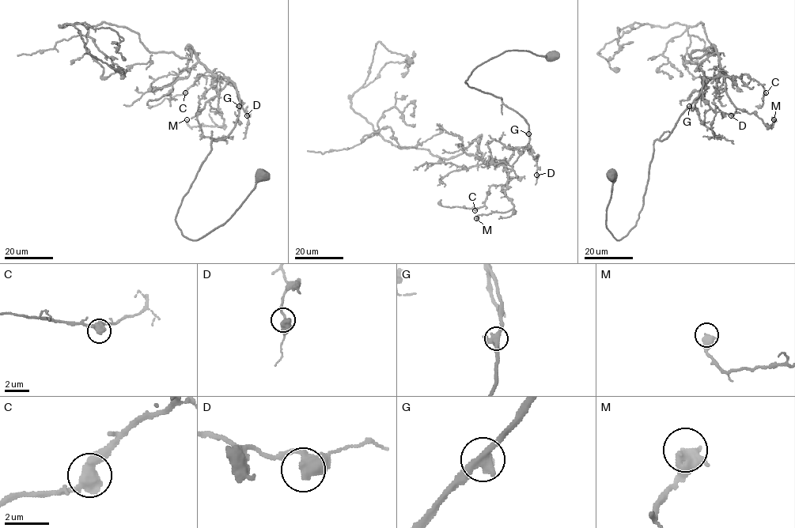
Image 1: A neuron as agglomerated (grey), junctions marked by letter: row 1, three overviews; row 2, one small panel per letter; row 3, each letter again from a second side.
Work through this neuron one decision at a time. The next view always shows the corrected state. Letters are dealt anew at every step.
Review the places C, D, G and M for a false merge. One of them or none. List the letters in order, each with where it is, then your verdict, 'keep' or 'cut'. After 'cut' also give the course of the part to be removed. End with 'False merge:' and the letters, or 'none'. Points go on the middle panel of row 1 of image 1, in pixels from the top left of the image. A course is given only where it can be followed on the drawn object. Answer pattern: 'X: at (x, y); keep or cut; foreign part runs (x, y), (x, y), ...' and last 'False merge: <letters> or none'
C: at (475, 210); keep
D: at (536, 175); keep
G: at (528, 133); keep
M: at (476, 218); keep
False merge: none

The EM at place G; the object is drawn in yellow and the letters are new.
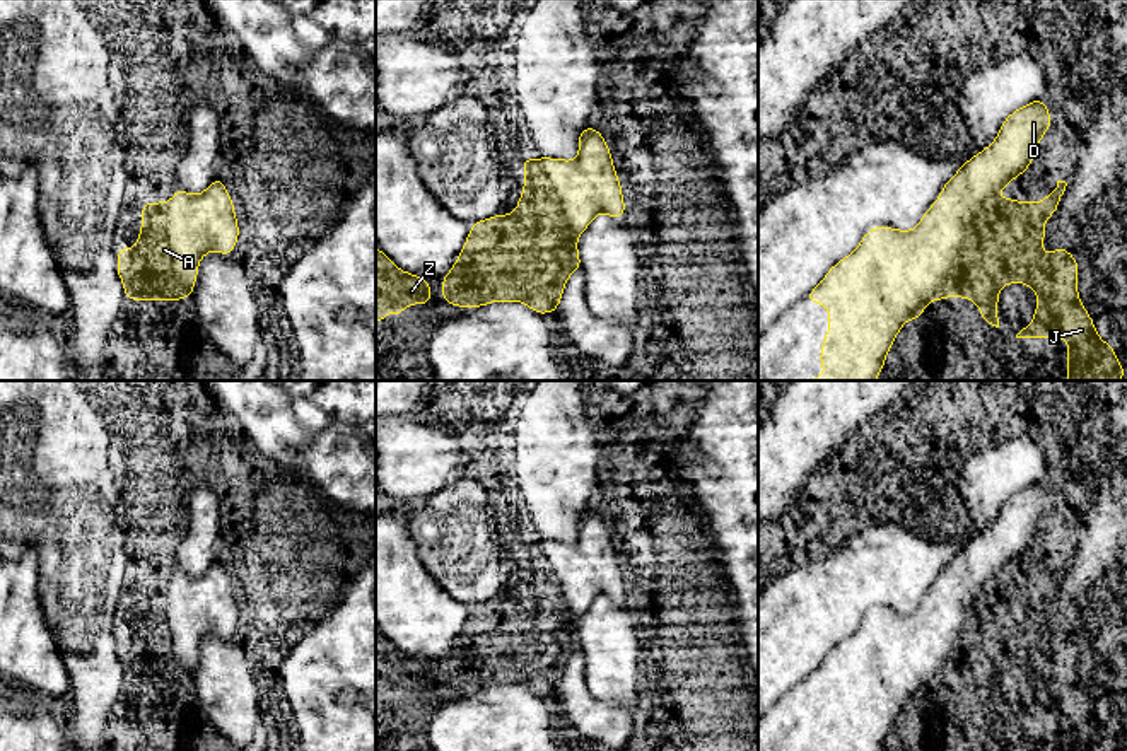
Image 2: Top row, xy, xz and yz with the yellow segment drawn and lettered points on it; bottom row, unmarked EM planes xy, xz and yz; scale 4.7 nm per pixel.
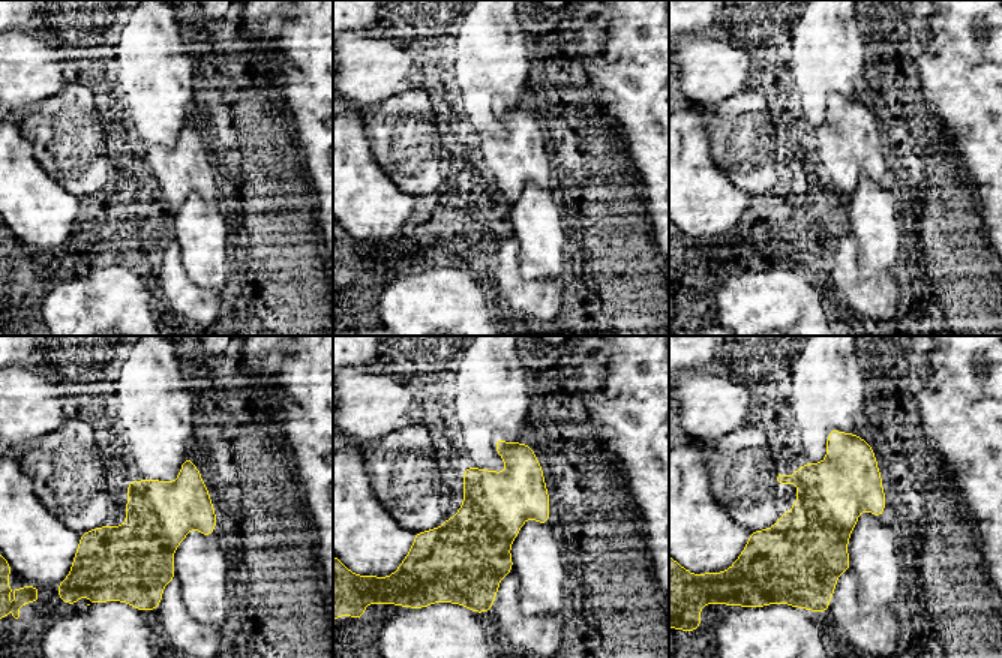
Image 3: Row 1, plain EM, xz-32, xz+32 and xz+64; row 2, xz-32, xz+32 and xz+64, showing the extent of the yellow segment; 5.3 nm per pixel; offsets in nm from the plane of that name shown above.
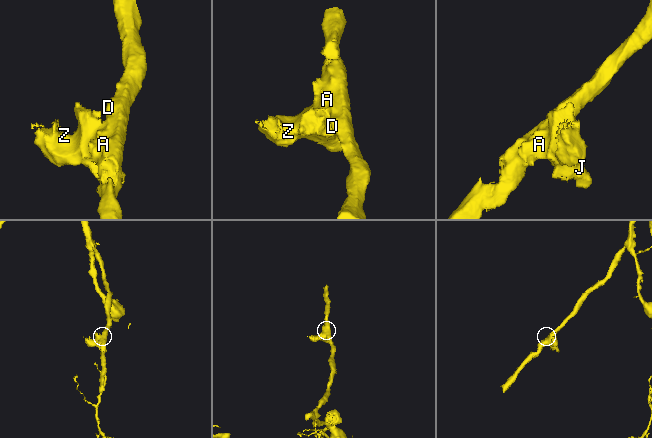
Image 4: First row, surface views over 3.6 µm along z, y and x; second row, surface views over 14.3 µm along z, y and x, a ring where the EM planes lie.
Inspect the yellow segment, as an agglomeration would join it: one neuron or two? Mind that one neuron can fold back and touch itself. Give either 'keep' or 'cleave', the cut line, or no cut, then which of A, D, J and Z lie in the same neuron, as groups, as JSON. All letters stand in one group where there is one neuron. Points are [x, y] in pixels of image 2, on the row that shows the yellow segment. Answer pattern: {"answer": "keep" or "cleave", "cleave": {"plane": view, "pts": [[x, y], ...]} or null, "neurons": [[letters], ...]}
{"answer": "keep", "cleave": null, "neurons": [["A", "D", "J", "Z"]]}

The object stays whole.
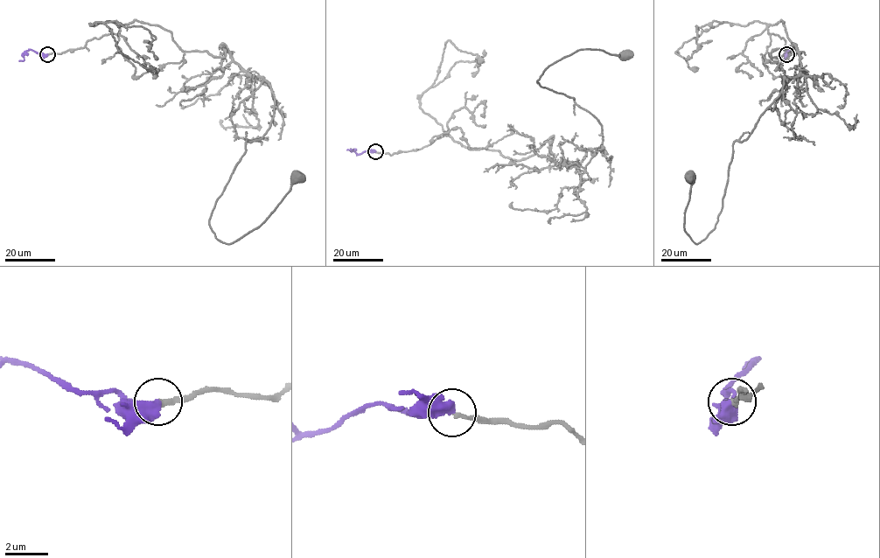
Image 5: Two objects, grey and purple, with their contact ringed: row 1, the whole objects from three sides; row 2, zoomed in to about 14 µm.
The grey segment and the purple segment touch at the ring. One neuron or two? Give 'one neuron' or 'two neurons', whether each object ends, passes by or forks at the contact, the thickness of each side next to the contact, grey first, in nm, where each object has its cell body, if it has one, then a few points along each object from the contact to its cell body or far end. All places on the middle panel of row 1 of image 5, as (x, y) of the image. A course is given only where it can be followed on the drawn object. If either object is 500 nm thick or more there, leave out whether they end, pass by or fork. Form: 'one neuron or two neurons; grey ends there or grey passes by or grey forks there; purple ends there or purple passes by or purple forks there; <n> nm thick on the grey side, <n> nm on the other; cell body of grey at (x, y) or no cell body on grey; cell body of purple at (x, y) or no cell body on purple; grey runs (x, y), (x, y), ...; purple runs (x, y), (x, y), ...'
one neuron; 190 nm thick on the grey side, 600 nm on the other; cell body of grey at (626, 54); no cell body on purple; grey runs (375, 152), (448, 132), (525, 159), (553, 136), (576, 165), (602, 126), (540, 77), (627, 55); purple runs (375, 152), (365, 150), (357, 154), (352, 149), (346, 149)

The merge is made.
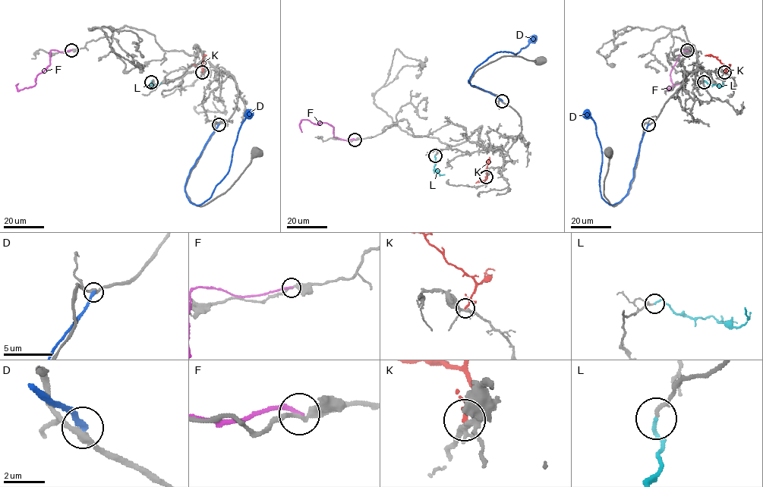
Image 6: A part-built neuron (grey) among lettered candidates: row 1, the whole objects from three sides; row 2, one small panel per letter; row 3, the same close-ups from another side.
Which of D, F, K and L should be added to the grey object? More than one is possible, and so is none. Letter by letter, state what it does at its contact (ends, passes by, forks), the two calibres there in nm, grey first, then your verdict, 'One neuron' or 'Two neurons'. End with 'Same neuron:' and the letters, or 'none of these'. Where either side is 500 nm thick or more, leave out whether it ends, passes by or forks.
D: It ends there. Thickness 340 nm (grey) against 320 nm. Two neurons
F: It ends there. Thickness 280 nm (grey) against 200 nm. Two neurons
K: It forks there. Thickness 220 nm (grey) against 120 nm. Two neurons
L: It ends there. Thickness 200 nm (grey) against 170 nm. One neuron
Same neuron: L

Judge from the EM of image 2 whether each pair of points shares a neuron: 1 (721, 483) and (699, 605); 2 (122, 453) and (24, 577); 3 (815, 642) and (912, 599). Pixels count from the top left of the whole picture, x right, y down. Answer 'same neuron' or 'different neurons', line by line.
1: same neuron
2: different neurons
3: same neuron

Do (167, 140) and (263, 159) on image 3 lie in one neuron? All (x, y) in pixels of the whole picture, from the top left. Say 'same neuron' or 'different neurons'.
different neurons

